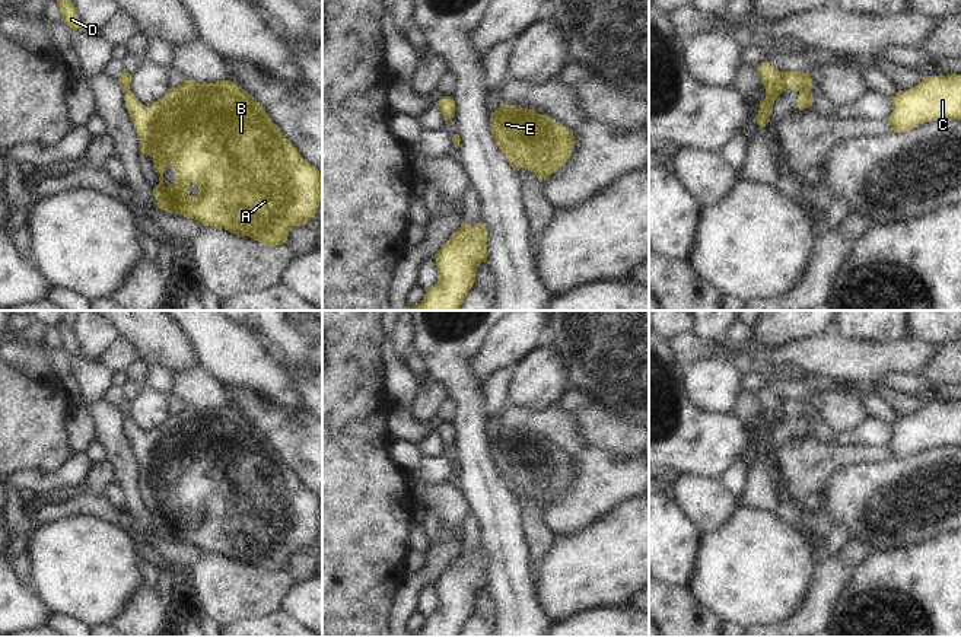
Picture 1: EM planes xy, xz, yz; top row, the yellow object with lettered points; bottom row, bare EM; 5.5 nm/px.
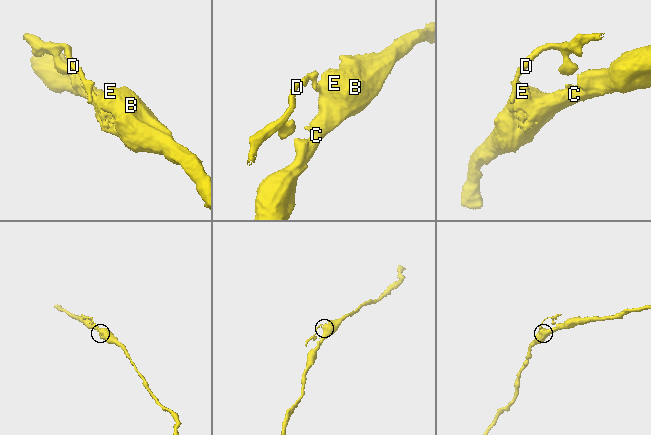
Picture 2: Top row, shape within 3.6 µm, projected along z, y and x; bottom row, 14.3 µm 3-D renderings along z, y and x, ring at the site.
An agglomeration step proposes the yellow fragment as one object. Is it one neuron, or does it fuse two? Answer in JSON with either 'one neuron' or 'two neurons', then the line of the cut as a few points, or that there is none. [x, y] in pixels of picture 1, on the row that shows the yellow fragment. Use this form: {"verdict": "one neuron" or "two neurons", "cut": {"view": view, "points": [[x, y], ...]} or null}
{"verdict": "two neurons", "cut": {"view": "yz", "points": [[808, 89], [799, 92]]}}

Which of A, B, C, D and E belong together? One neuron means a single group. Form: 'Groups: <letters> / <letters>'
Groups: A B C E / D.

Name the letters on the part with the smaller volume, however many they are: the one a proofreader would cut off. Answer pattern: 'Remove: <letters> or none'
Remove: D.

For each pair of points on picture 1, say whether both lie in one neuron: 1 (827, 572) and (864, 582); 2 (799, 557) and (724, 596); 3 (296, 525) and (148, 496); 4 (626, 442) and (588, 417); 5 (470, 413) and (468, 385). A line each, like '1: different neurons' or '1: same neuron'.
1: different neurons
2: same neuron
3: same neuron
4: same neuron
5: same neuron

